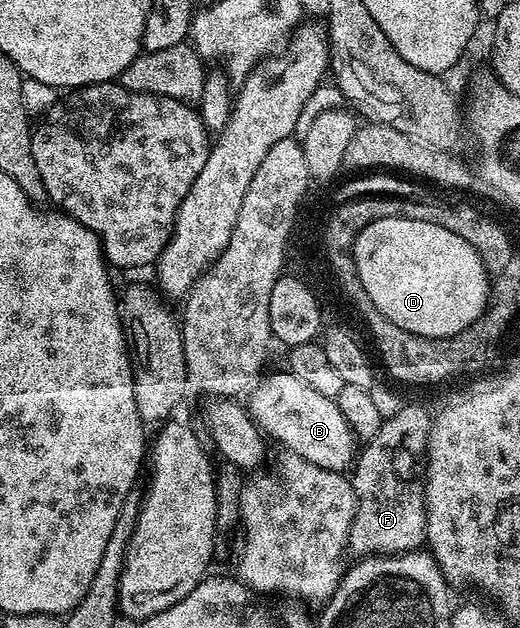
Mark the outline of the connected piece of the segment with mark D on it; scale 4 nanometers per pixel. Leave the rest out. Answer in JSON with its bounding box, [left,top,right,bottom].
[353,217,491,338]

